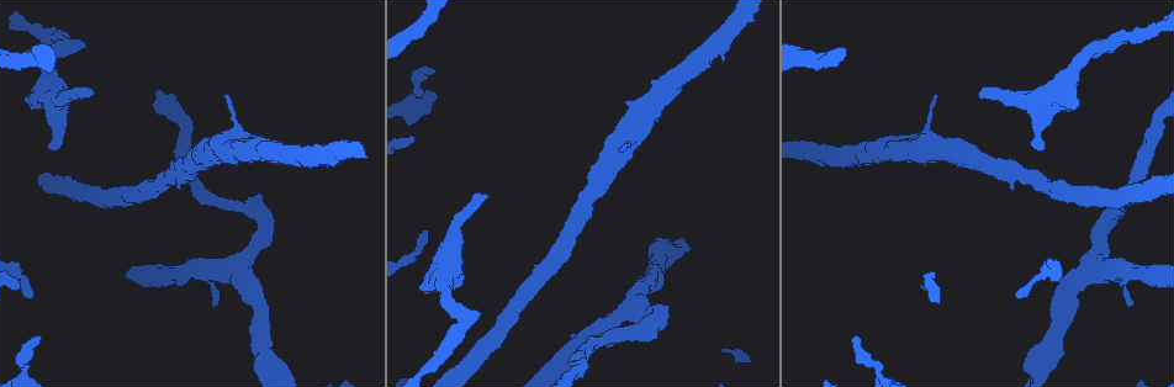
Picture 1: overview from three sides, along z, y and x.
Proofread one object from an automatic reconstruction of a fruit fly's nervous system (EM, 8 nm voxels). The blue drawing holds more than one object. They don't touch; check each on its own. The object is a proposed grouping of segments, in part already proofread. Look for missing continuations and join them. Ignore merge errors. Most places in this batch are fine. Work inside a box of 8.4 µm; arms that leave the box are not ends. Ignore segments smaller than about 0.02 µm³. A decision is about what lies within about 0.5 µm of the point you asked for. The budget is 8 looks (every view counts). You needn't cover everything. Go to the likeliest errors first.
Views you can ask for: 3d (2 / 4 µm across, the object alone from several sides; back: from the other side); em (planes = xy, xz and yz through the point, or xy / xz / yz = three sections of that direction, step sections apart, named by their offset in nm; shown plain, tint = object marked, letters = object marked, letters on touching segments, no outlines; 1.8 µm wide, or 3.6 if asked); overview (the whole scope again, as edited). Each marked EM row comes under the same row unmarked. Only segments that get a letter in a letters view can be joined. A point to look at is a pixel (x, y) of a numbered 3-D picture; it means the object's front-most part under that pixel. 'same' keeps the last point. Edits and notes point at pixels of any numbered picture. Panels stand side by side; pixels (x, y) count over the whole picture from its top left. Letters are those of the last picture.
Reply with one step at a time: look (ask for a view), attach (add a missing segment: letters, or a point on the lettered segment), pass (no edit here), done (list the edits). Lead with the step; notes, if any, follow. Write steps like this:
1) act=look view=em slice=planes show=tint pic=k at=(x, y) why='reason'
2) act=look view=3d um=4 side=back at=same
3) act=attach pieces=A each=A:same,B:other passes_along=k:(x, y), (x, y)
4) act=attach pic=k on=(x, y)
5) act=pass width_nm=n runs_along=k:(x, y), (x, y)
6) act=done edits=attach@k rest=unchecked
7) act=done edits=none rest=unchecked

act=look view=em um=3.6 slice=xy step=4 show=letters pic=1 at=(38, 337) why='branch stops here'

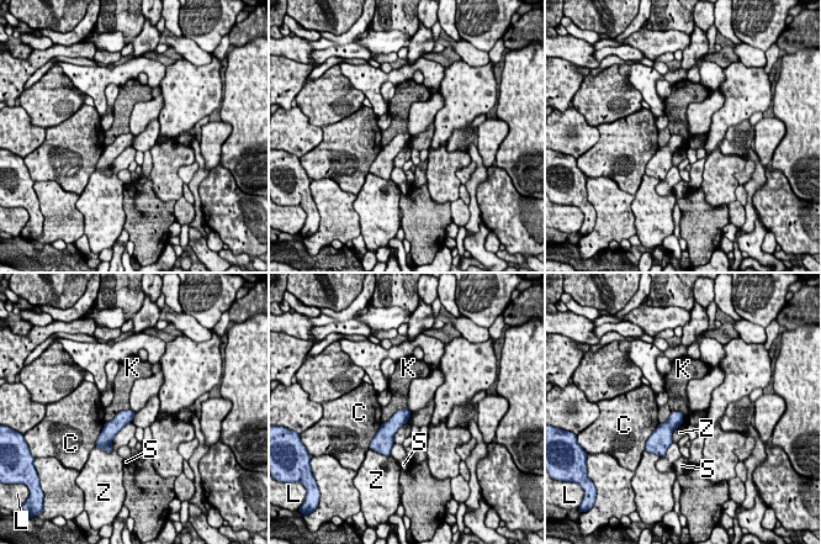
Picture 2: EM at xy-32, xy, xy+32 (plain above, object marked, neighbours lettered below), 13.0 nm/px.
act=look view=em um=3.6 slice=planes show=letters at=same why='another direction'

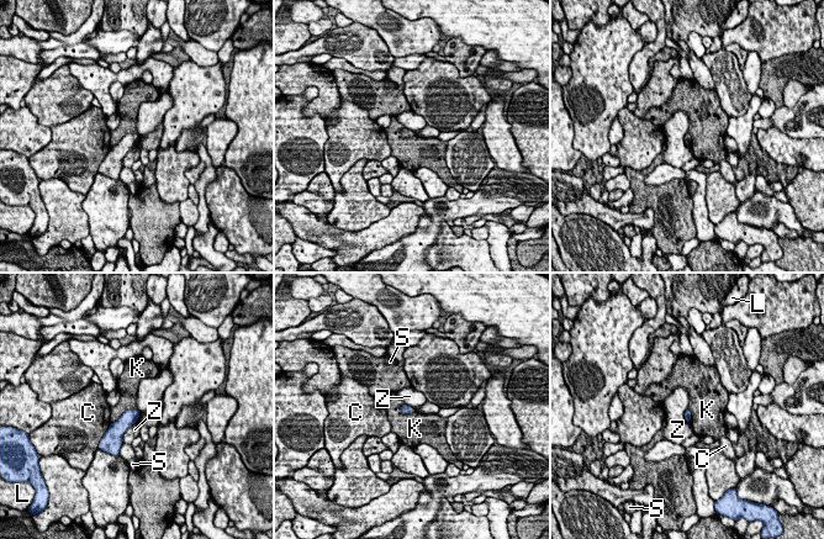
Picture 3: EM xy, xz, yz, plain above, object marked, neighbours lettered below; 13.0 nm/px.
act=pass width_nm=100 each=C:other,K:other,L:other,S:other,Z:other border=3:(136, 408), (125, 411), (111, 423) found='no lettered segment goes on from it'

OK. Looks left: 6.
act=look view=3d um=2 pic=1 at=(983, 87) why='an open end'

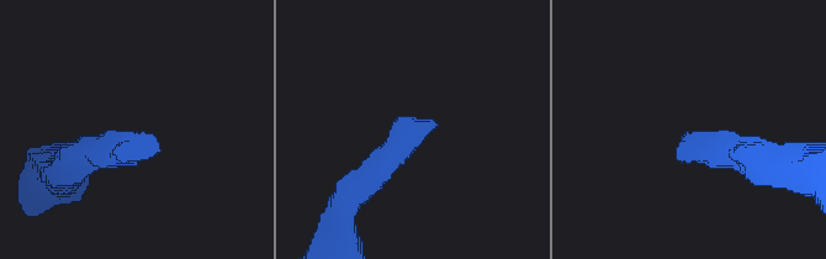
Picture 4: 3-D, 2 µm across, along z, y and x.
act=look view=em um=3.6 slice=xz step=16 show=tint pic=4 at=(684, 136)

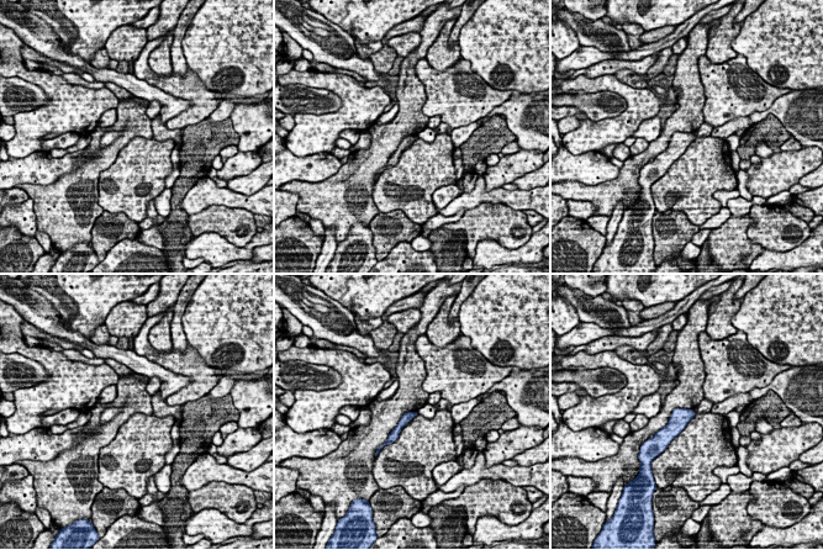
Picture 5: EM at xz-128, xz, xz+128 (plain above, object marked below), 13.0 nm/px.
act=look view=em um=3.6 slice=yz step=8 show=letters at=same why='another direction'

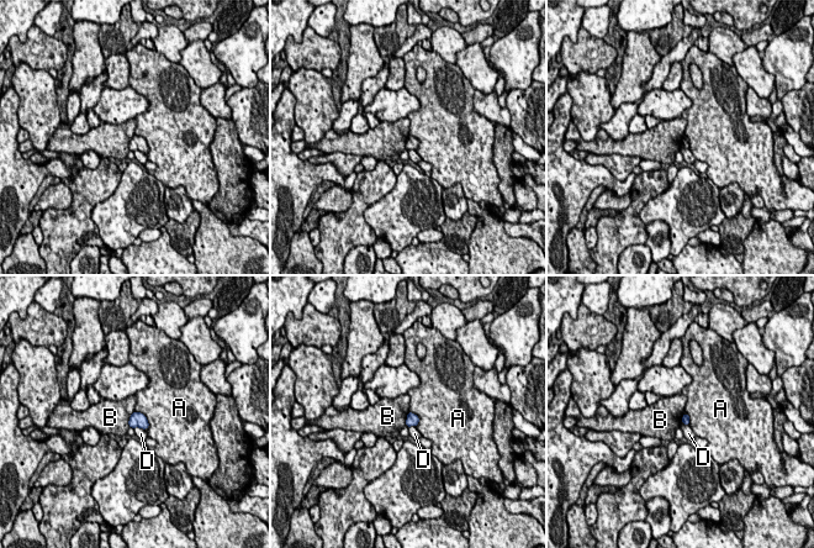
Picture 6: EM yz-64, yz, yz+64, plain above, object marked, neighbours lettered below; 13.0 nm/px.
act=pass each=A:other,B:other,D:other border=6:(135, 410), (130, 417), (128, 426) found='no lettered segment goes on from it'

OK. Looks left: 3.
act=look view=em slice=xz step=8 show=letters pic=1 at=(47, 145) why='an open end'

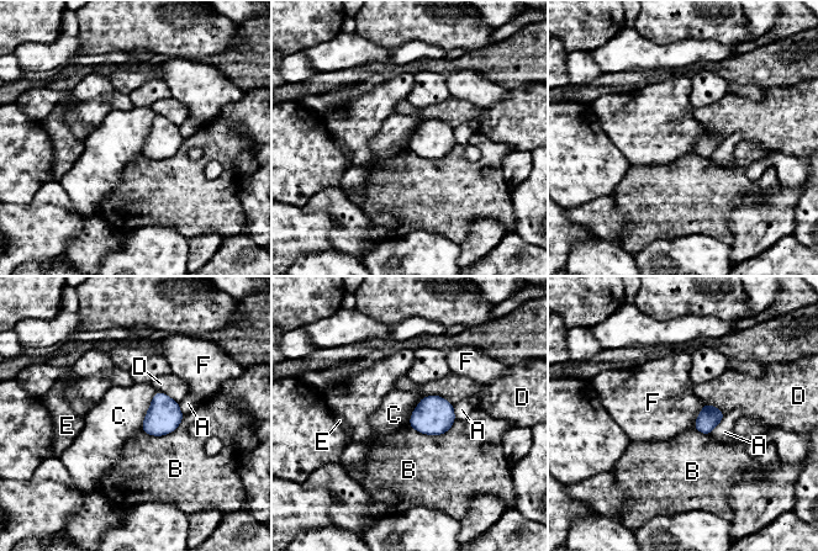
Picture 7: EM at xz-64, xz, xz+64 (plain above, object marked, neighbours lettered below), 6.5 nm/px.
act=look view=em slice=planes show=letters at=same

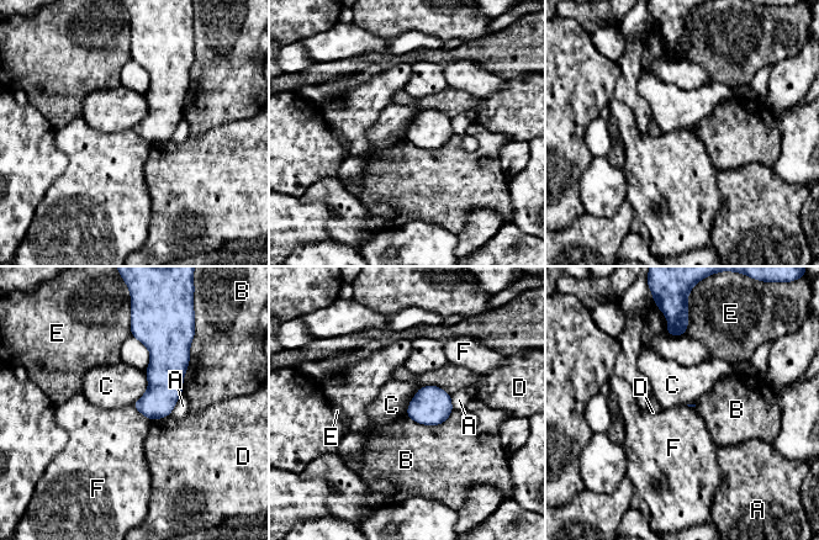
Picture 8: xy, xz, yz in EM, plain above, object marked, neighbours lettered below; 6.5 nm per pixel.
act=pass each=A:other,B:other,C:other,D:other,E:other,F:other border=8:(146, 371), (147, 390), (131, 404) found='no lettered segment goes on from it'

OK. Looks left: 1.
act=done edits=none rest=unchecked

